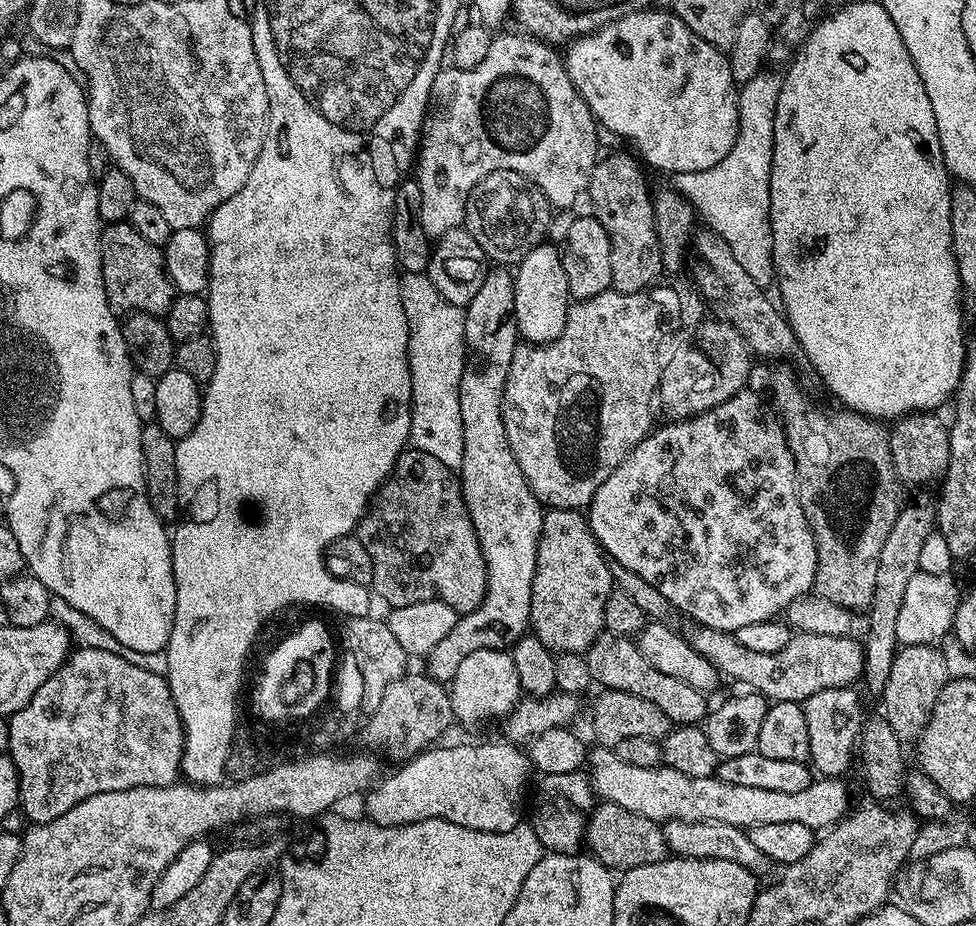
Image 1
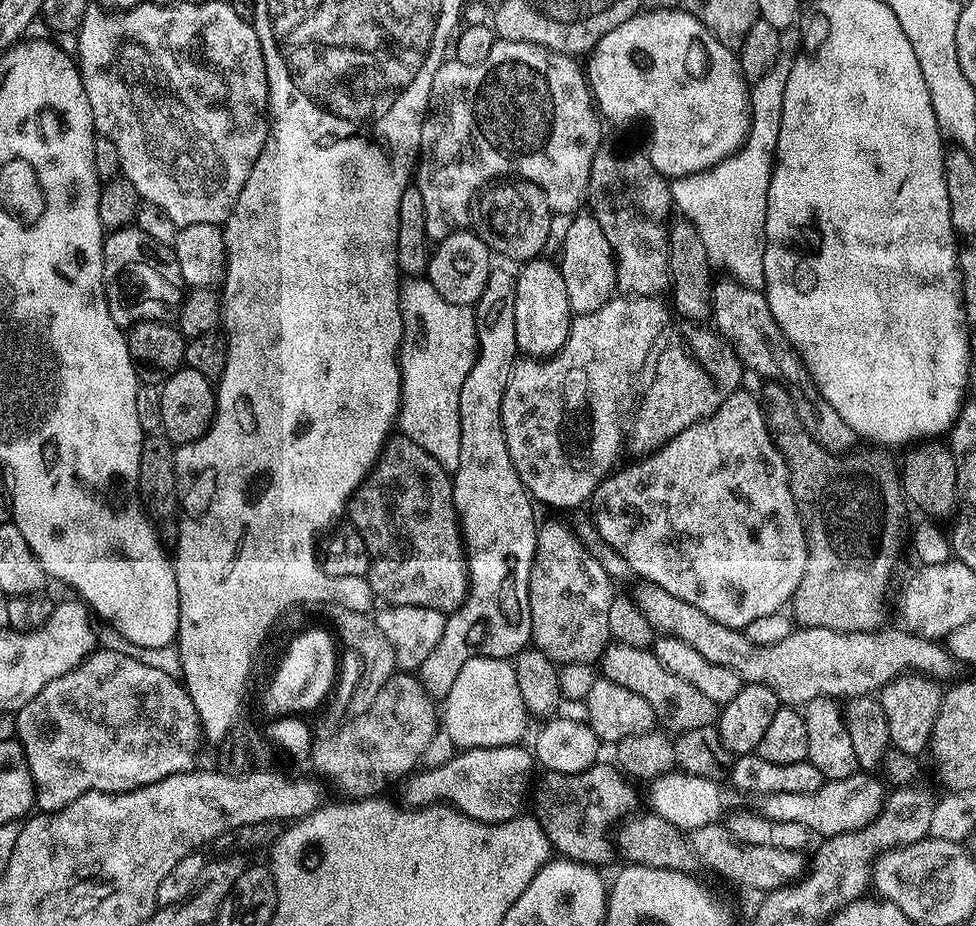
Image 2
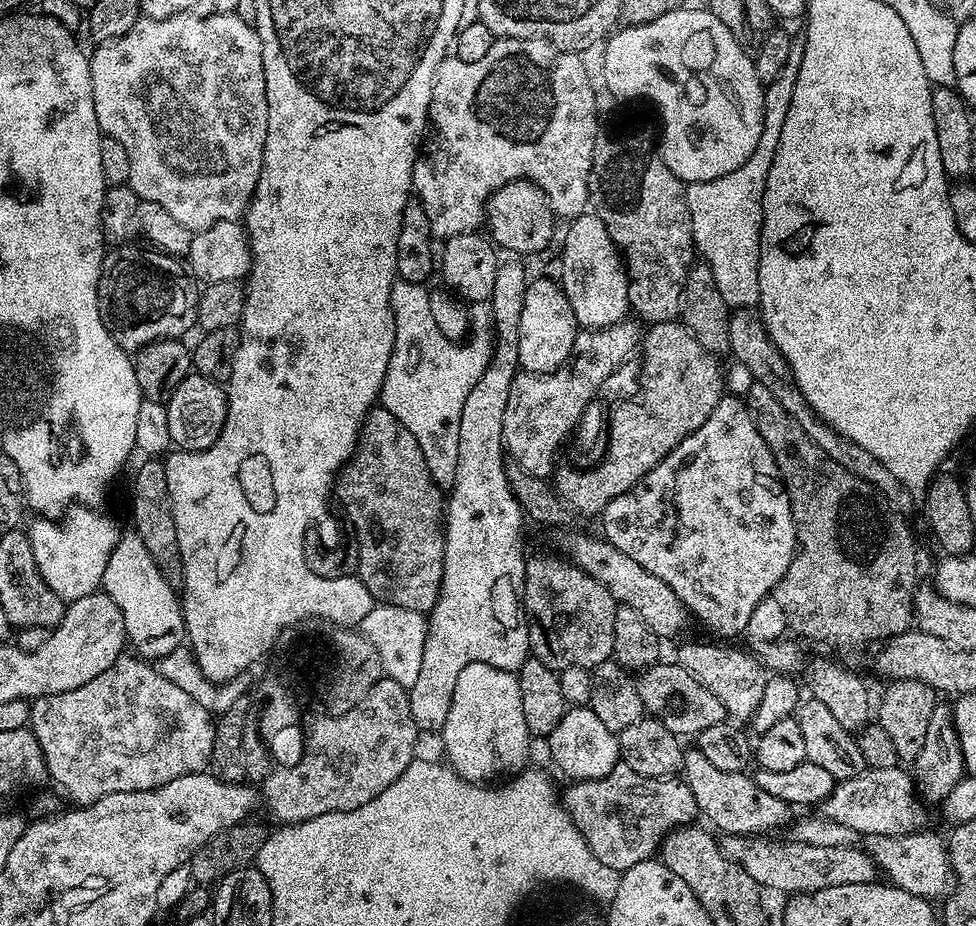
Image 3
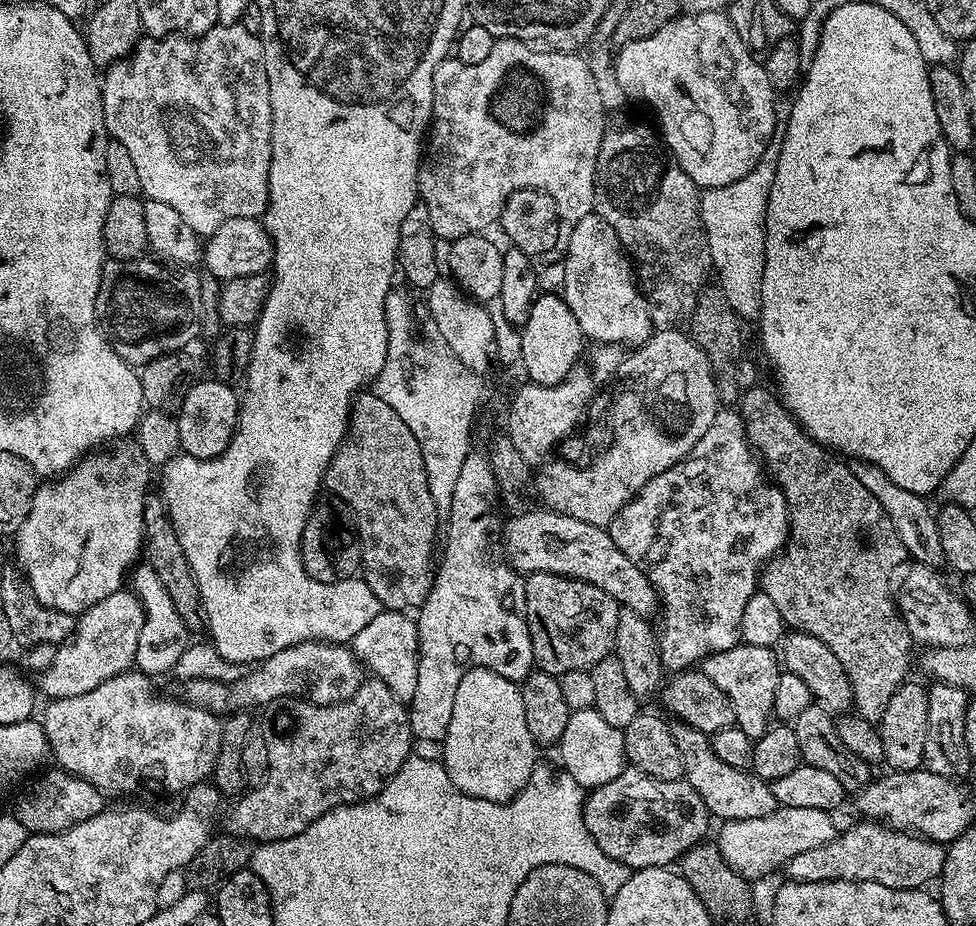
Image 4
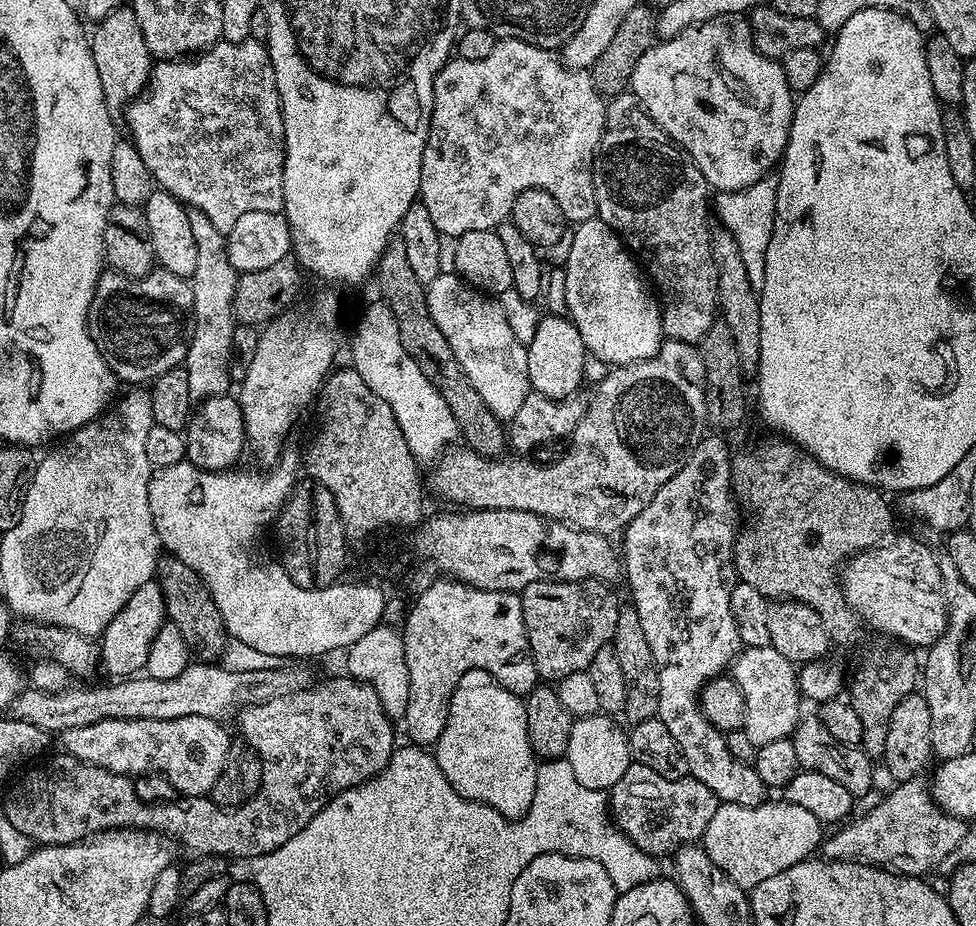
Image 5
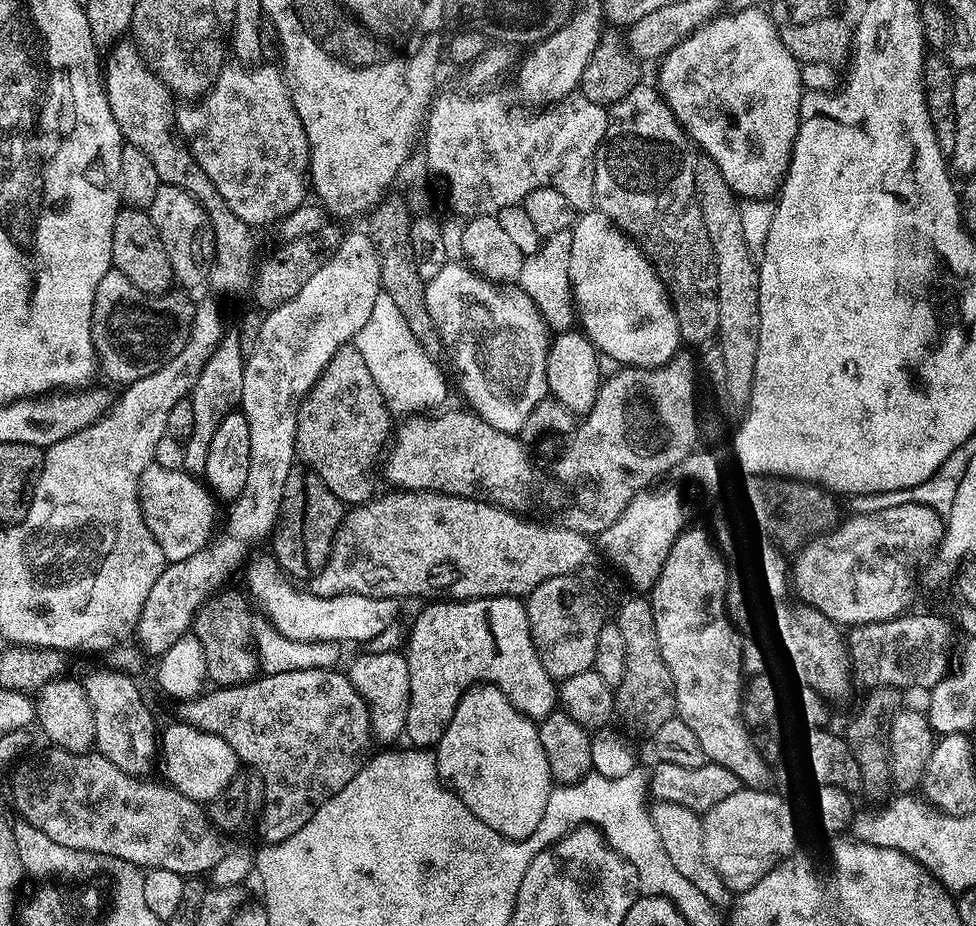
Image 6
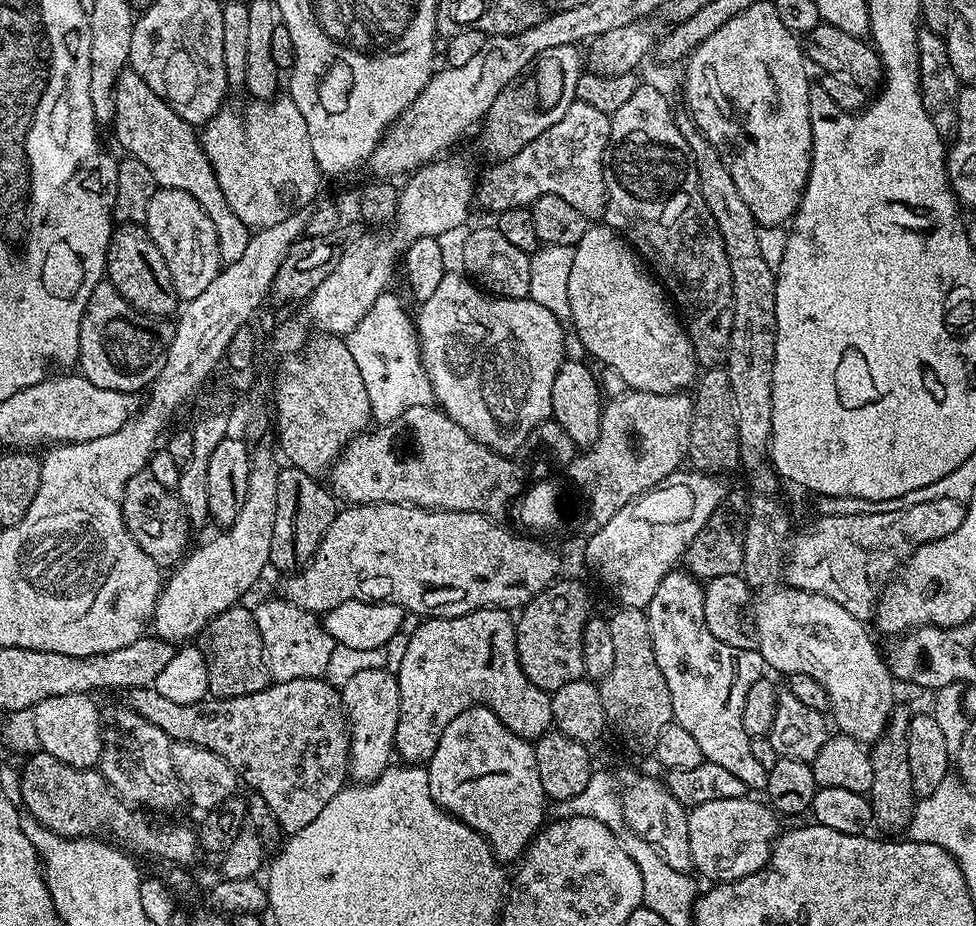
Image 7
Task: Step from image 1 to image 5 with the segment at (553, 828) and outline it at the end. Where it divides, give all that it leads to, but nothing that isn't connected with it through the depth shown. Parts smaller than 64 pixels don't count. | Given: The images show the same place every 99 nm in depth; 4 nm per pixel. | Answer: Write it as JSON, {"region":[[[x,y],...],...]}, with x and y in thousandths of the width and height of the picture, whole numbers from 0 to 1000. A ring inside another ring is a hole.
{"region":[[[650,823],[625,852],[623,864],[628,889],[652,914],[670,927],[682,921],[685,923],[702,911],[714,910],[738,867],[725,849],[715,844],[708,836],[700,838],[685,840]]]}

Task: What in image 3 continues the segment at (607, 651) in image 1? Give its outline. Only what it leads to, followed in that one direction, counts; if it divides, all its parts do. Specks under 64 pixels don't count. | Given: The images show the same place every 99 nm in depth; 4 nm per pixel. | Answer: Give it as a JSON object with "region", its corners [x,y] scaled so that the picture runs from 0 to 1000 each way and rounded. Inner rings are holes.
{"region":[[[673,715],[666,721],[661,721],[655,727],[652,740],[654,749],[660,759],[660,768],[667,776],[678,780],[682,788],[686,788],[693,795],[698,797],[712,797],[716,795],[719,788],[726,784],[736,784],[743,781],[744,770],[740,758],[736,758],[733,749],[727,749],[715,732],[708,728],[703,728],[699,719],[692,715]]]}

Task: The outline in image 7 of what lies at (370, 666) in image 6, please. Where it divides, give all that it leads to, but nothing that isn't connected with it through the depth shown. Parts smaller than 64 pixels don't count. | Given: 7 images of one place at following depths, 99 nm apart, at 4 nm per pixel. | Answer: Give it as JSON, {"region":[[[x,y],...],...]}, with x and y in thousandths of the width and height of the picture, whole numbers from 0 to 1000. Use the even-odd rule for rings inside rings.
{"region":[[[394,720],[370,724],[350,742],[352,768],[357,770],[357,833],[365,844],[386,842],[403,820],[408,775],[410,774],[410,746],[405,726]]]}

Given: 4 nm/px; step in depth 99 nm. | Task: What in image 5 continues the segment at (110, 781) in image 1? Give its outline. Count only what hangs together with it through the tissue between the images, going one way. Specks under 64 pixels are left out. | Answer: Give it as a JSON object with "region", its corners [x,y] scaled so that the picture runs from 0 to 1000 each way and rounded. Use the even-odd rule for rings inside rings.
{"region":[[[206,773],[173,778],[101,778],[65,792],[68,812],[86,824],[142,840],[147,834],[165,834],[185,861],[213,860],[235,824],[236,798],[225,778]]]}

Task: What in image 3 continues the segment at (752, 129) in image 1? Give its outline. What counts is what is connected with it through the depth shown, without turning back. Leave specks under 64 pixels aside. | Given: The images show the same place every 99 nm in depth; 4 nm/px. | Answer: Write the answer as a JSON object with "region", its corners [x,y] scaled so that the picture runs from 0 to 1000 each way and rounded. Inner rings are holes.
{"region":[[[813,63],[801,71],[797,84],[793,84],[783,97],[783,135],[777,158],[756,184],[748,184],[740,192],[727,197],[704,200],[703,211],[709,261],[720,284],[732,296],[732,305],[747,334],[774,334],[779,326],[777,313],[777,283],[779,282],[779,249],[781,248],[781,214],[785,205],[785,192],[789,179],[793,179],[793,166],[797,166],[797,149],[801,149],[801,136],[809,120],[809,106],[814,106],[814,89],[820,75],[819,64]]]}

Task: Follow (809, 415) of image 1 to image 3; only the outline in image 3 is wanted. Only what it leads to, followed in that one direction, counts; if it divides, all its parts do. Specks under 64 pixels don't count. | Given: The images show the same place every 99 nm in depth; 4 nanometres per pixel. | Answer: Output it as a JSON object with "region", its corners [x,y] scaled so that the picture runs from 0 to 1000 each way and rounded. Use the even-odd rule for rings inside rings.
{"region":[[[774,413],[767,416],[764,435],[768,451],[773,451],[781,477],[785,477],[789,490],[793,490],[795,510],[801,515],[803,528],[807,531],[809,551],[816,565],[816,602],[793,636],[795,648],[801,653],[801,659],[805,659],[807,683],[817,688],[825,687],[828,691],[841,691],[857,700],[885,700],[888,695],[901,697],[915,691],[931,681],[936,674],[934,640],[941,634],[939,583],[929,564],[922,558],[925,556],[913,543],[903,539],[898,528],[883,521],[883,516],[871,512],[867,503],[859,503],[846,486],[838,486],[838,482],[830,477],[830,469],[826,469],[809,447],[805,447],[801,434],[797,434],[785,417]]]}

